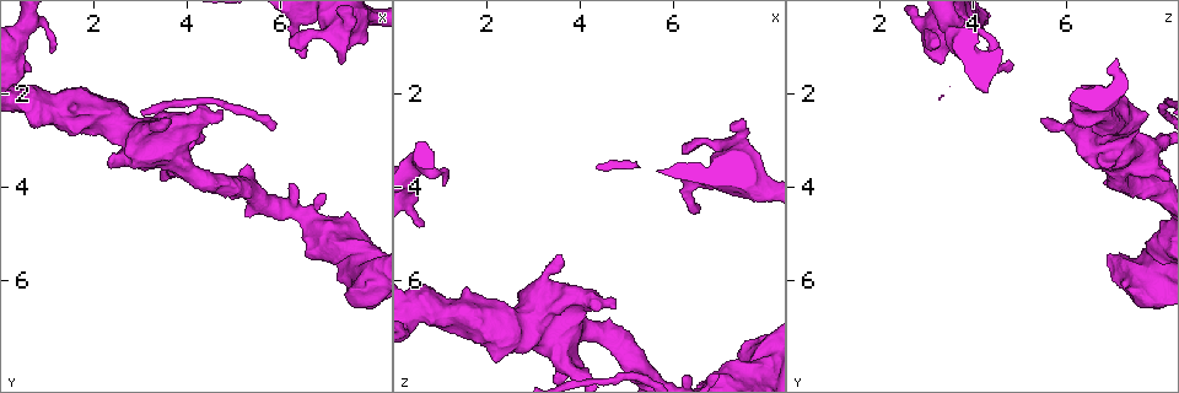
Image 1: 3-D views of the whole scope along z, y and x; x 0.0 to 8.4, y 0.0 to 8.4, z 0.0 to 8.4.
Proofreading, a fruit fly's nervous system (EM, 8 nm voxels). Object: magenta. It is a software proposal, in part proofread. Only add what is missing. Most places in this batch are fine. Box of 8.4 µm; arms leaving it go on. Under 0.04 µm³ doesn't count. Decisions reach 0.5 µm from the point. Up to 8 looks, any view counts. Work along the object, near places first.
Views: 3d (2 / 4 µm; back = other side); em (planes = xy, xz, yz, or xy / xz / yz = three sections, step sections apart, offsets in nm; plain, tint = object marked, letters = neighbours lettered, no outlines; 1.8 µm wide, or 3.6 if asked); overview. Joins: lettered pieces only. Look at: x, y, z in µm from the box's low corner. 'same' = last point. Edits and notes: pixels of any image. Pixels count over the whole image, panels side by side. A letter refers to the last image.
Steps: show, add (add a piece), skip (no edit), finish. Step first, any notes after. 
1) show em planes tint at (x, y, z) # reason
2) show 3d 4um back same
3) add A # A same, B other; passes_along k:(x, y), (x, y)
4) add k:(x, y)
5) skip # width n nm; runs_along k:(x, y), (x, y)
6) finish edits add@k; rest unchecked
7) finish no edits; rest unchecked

show 3d 2um at (4.75, 2.35, 6.50) # stops while still wide

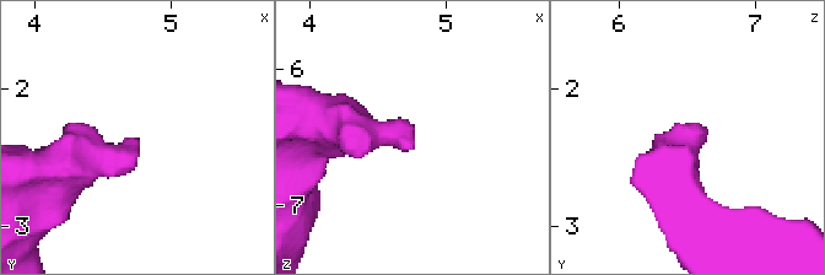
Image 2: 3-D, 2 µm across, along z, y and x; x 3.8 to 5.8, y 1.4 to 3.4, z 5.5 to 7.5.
show em planes letters at (4.76, 2.38, 6.56) # shape alone is not enough

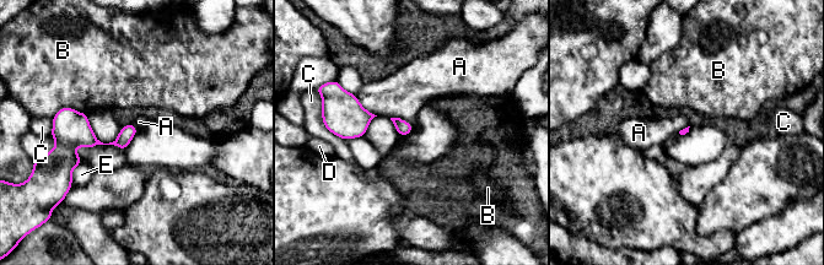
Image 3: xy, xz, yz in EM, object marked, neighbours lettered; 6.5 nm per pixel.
skip # A other, B other, C other, D other, E other; border 3:(354, 95), (366, 109), (376, 115); no lettered piece goes on from it

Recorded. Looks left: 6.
show em planes letters at (6.50, 1.20, 4.50) # tapers out

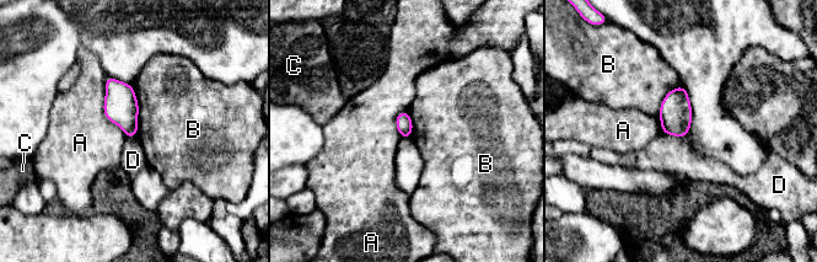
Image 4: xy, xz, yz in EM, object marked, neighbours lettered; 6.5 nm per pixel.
skip # longest_contact A 420 nm; A other, B other, C other, D other; border 4:(132, 85), (138, 103), (136, 135); no lettered piece goes on from it

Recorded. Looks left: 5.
show 3d 2um at (1.05, 1.10, 4.00) # branch stops here

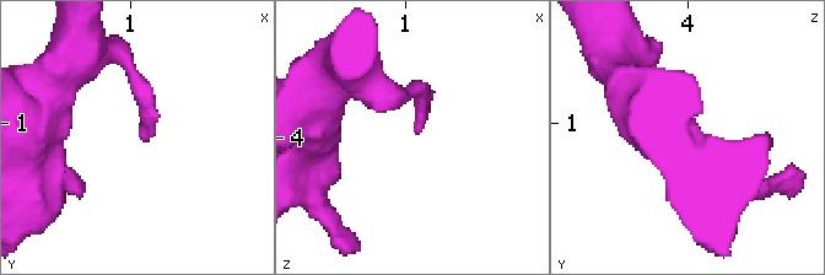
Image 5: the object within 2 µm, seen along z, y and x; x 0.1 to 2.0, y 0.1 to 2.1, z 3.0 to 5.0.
show em 3.6um planes plain at (1.08, 1.08, 3.96)

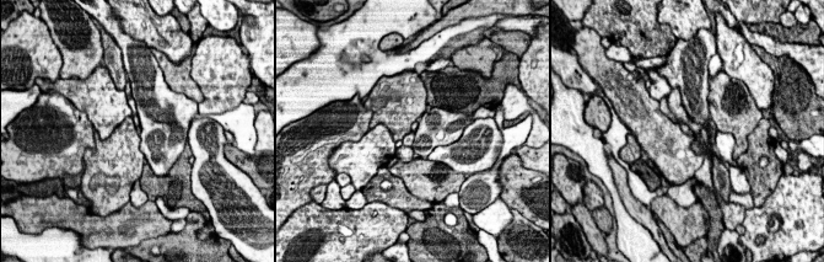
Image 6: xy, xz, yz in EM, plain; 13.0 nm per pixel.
show em 3.6um planes letters same

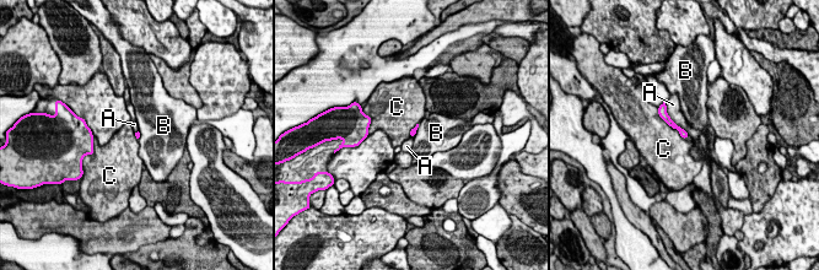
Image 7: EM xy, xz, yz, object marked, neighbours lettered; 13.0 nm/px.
skip # A other, B other, C other; border 7:(666, 102), (667, 114), (689, 136); no lettered piece goes on from it

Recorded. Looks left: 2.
finish no edits; rest unchecked

